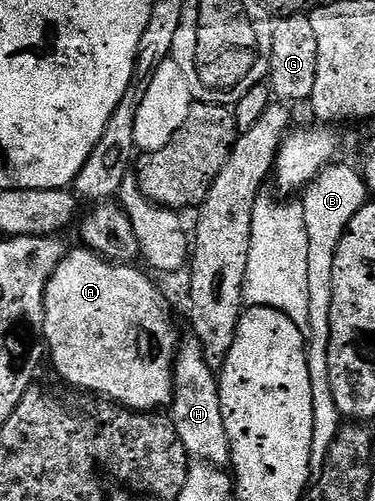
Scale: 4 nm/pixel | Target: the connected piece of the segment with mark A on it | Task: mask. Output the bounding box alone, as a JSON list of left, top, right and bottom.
[42,247,181,413]

